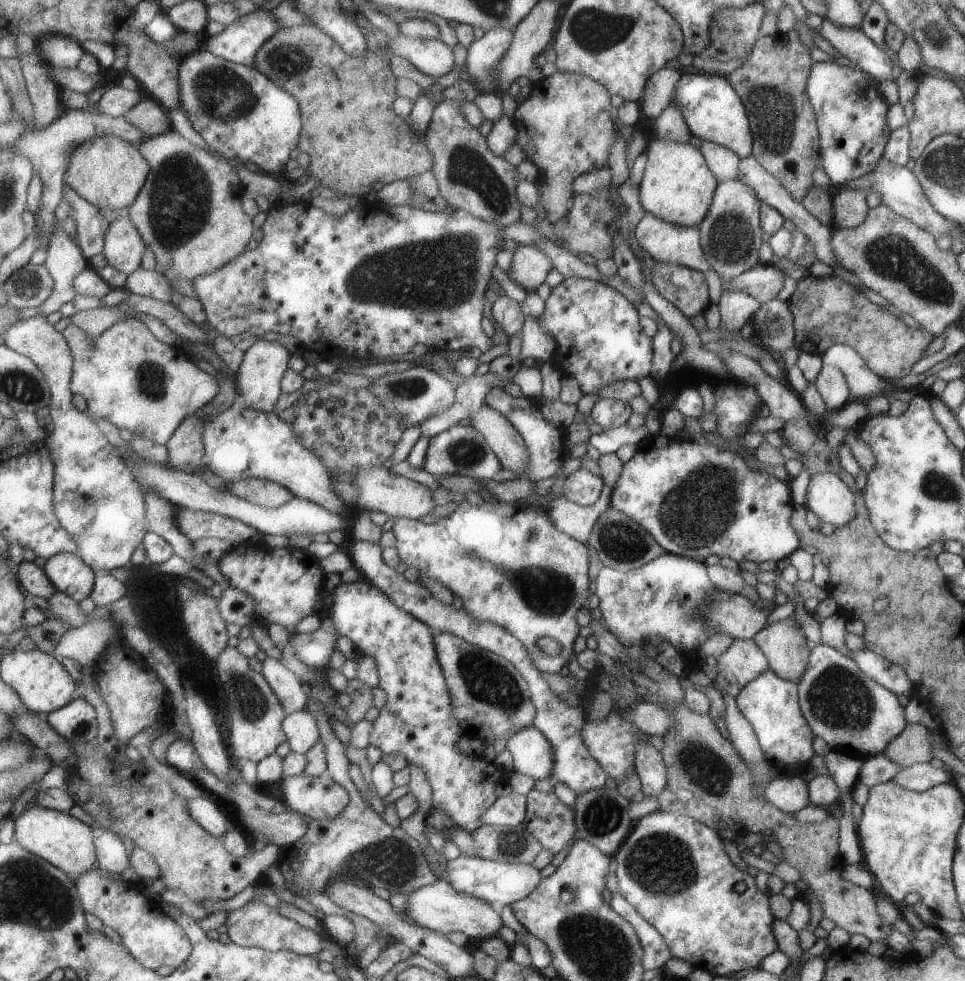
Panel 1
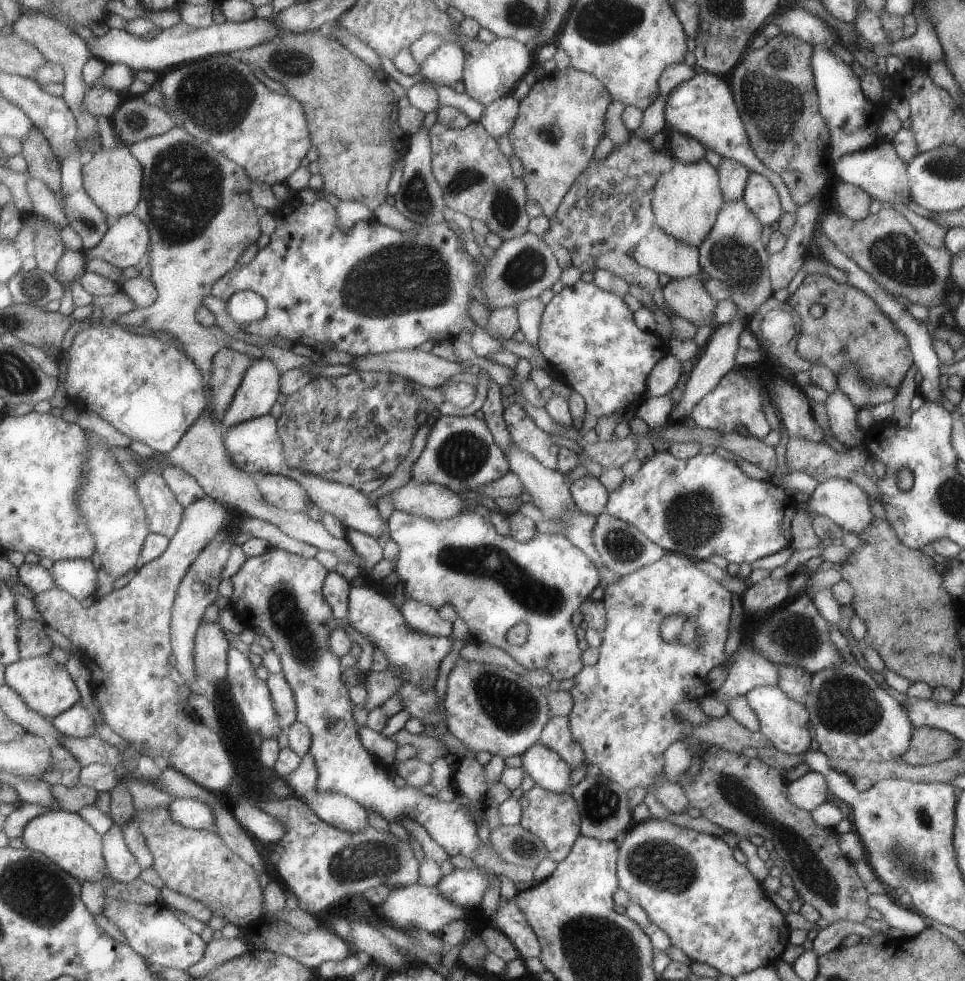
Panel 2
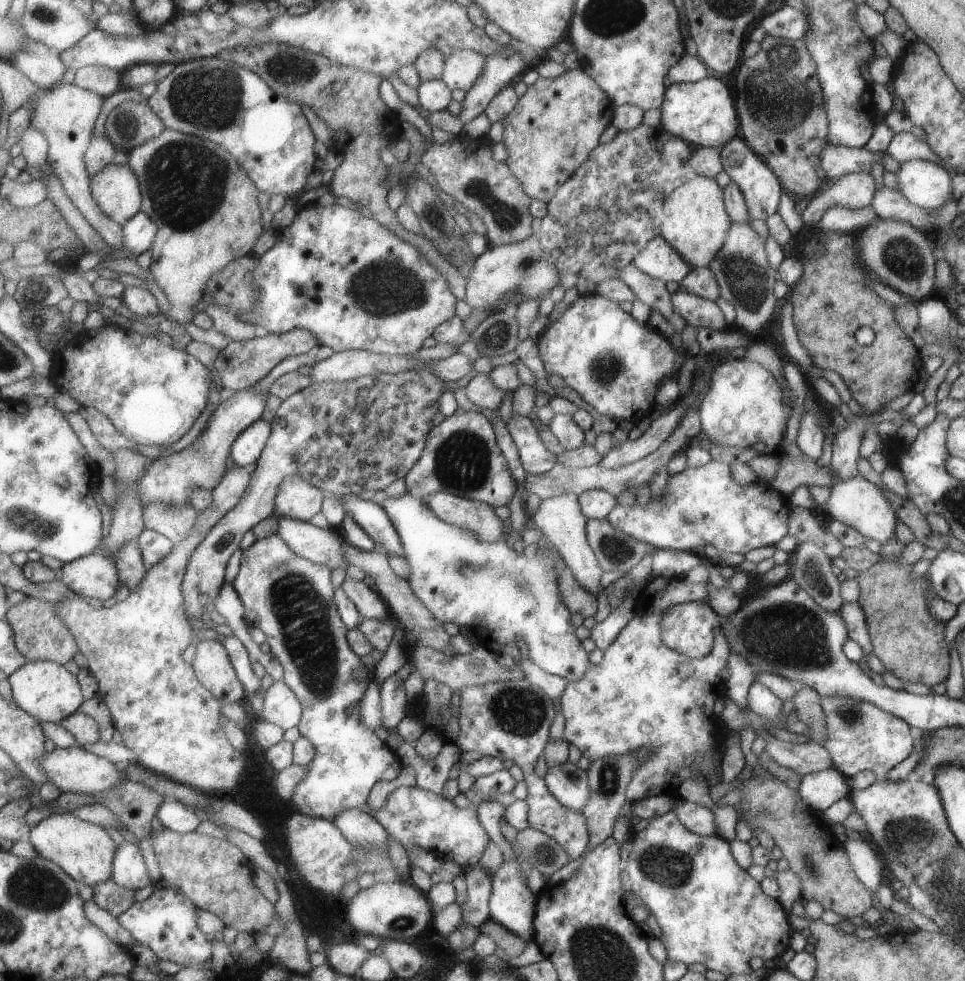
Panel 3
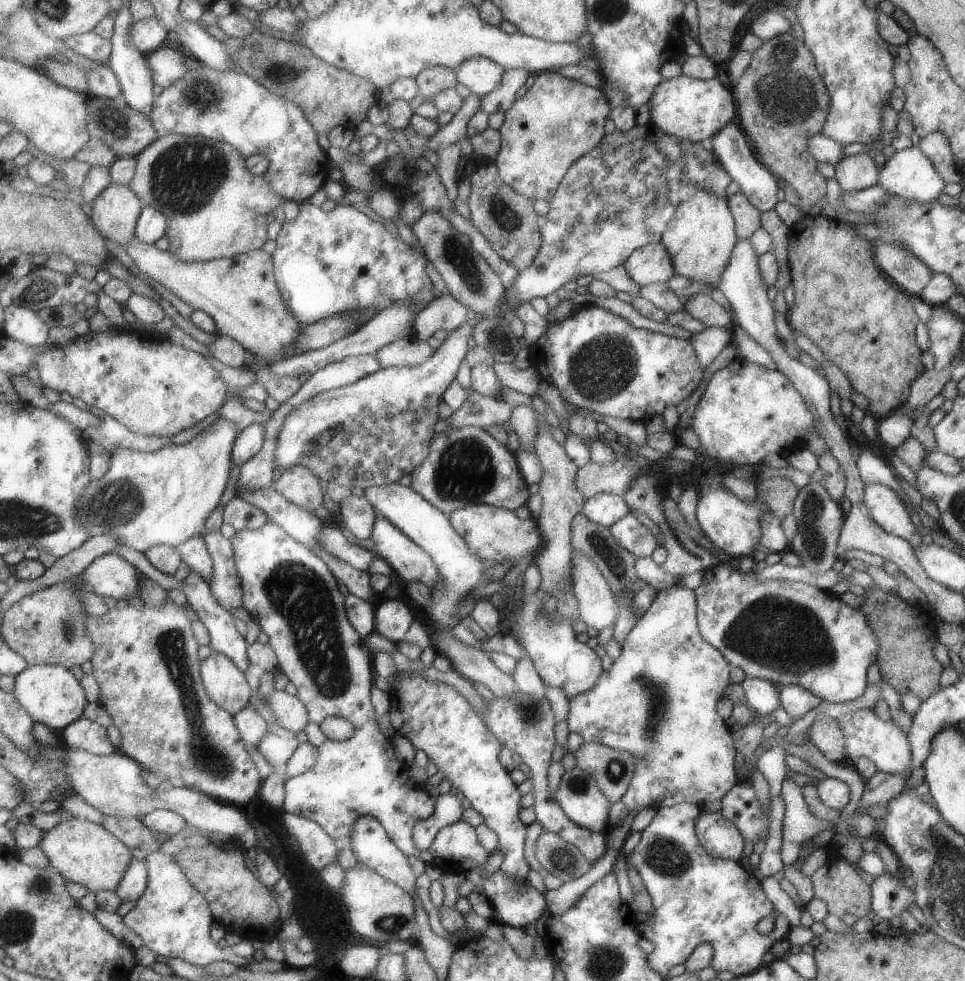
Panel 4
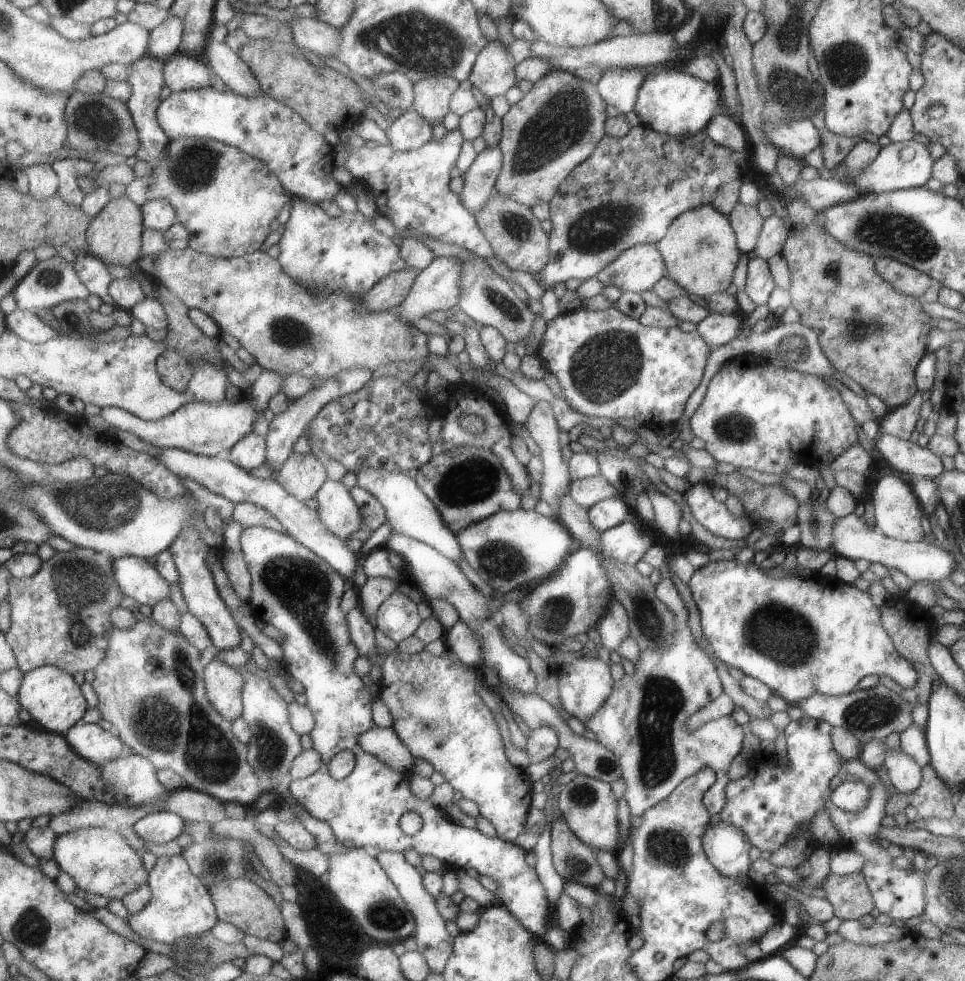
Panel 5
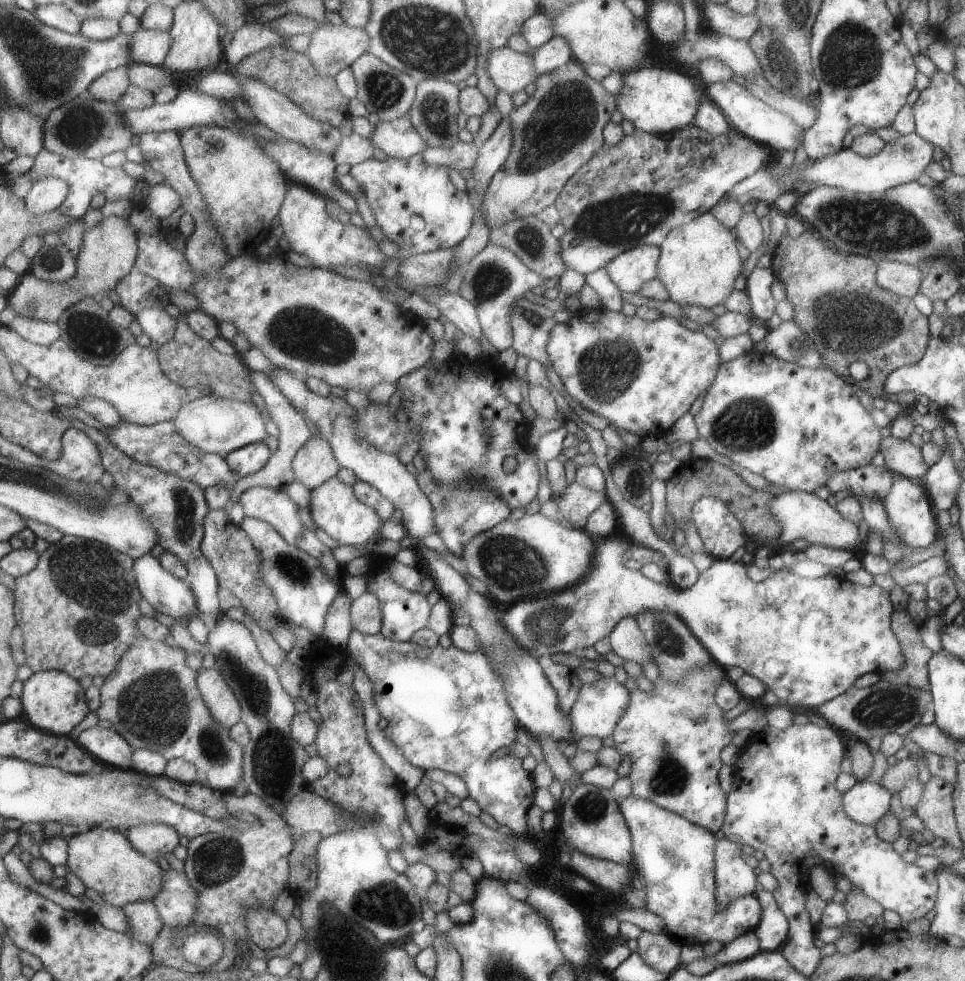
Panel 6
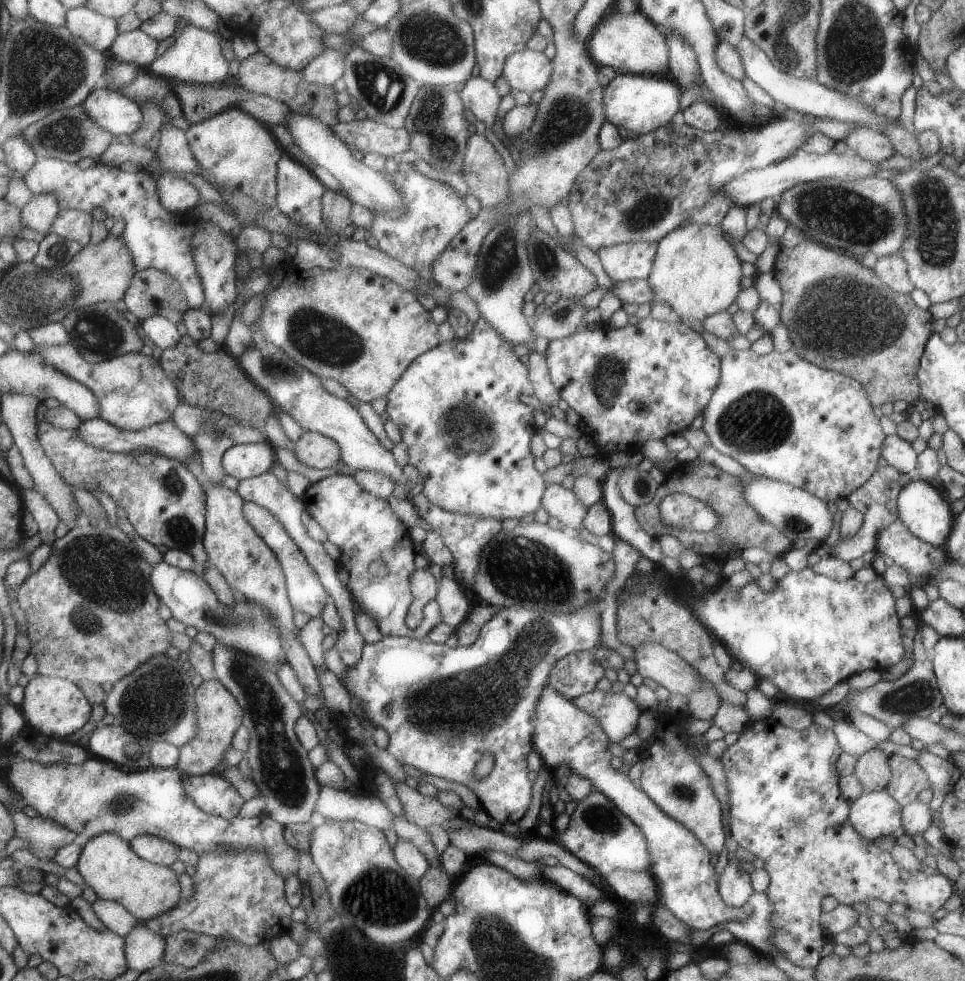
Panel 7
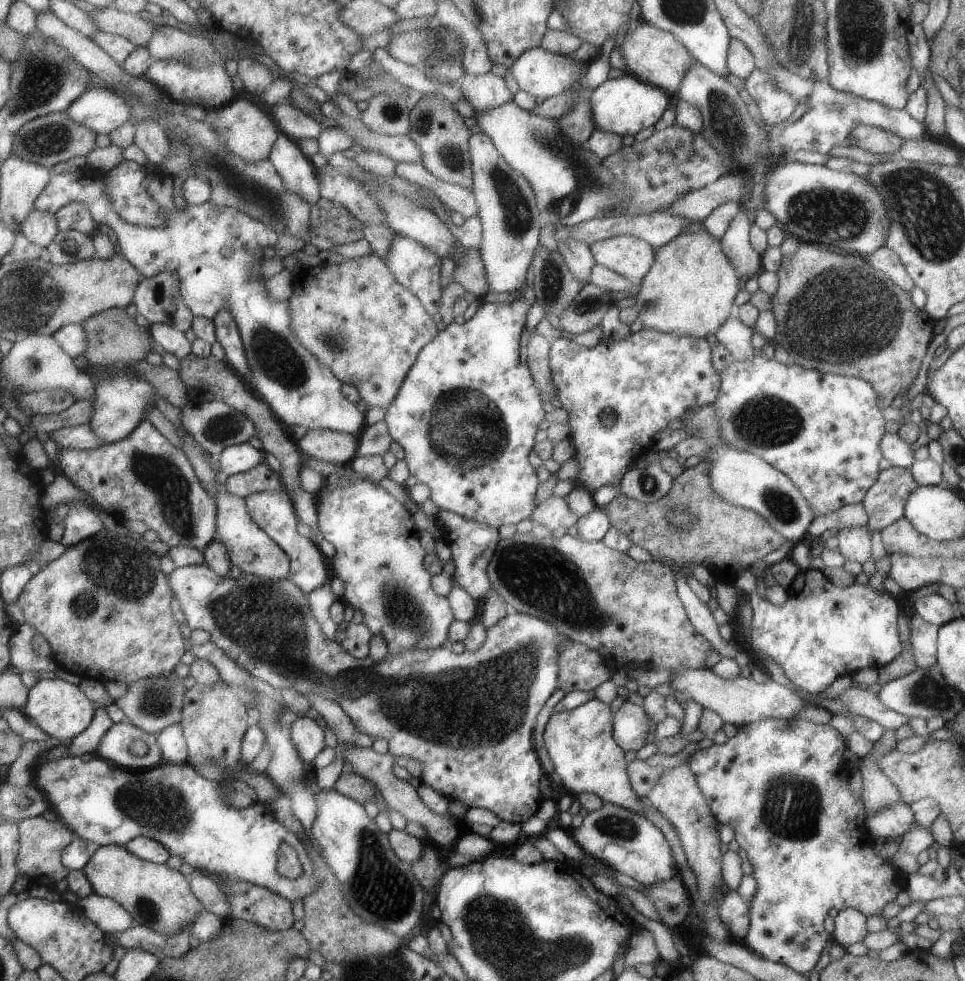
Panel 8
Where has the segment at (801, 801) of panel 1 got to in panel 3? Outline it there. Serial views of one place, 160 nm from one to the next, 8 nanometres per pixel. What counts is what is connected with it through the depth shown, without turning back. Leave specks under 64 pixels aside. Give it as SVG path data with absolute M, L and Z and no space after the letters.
M829 768L803 775L798 793L805 806L818 812L847 797L850 790L849 779L837 769Z

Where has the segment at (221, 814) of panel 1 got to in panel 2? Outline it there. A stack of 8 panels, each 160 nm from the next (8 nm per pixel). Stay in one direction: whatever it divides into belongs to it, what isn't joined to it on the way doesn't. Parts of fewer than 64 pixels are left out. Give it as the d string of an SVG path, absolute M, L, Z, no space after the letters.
M172 799L168 809L172 819L184 827L217 831L212 808L200 800Z

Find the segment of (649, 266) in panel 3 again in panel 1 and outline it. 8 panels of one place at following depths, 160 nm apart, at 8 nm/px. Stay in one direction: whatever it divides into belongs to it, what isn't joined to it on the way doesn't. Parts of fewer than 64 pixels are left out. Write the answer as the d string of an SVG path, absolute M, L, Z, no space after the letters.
M645 213L643 218L634 228L634 242L636 248L641 248L657 263L676 264L688 269L701 272L704 276L711 302L717 302L723 291L720 276L709 266L705 255L701 250L699 242L699 231L697 226L682 227L669 224L651 213Z

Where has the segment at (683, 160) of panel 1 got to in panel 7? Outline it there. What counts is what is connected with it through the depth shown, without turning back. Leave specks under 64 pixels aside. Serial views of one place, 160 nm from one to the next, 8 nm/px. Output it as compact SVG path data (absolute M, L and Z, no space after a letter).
M697 223L677 227L662 236L656 242L653 266L646 278L652 292L652 300L649 304L665 302L672 312L672 318L681 322L693 320L702 322L702 320L716 312L725 311L741 290L739 288L739 281L742 277L741 262L731 245L728 237L720 227Z

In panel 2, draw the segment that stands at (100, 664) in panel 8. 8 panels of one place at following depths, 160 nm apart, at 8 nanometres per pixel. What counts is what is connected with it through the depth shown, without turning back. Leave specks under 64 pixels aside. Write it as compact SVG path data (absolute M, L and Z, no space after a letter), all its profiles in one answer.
M44 619L21 621L18 635L23 659L49 655L54 649L53 640L49 638L45 626L49 626L49 624Z

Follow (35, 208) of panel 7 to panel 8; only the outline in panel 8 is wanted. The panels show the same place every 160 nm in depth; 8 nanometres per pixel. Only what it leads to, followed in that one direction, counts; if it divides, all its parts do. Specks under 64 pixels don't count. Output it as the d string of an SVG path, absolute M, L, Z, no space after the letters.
M35 210L24 220L22 232L31 242L47 248L59 234L56 215L42 210Z

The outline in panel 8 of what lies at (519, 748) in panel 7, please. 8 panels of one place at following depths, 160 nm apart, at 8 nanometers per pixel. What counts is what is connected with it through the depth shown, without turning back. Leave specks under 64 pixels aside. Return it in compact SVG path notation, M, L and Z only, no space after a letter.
M200 564L188 567L179 567L170 576L170 585L174 590L174 596L177 598L182 612L185 614L187 624L193 629L203 629L212 634L212 641L219 645L239 666L247 669L258 681L266 681L273 686L275 691L290 688L309 696L310 693L324 694L332 701L338 702L353 719L356 727L362 733L368 734L372 740L383 738L388 744L388 752L393 756L408 756L421 762L422 771L420 781L430 786L441 796L447 797L448 800L459 800L467 808L479 807L494 812L501 821L515 823L520 825L530 816L534 816L540 805L541 792L539 790L539 780L545 775L541 764L537 759L534 749L533 727L535 716L543 708L545 700L559 688L558 680L558 656L561 646L565 641L571 641L559 634L555 628L541 619L516 613L505 615L498 620L493 626L486 629L486 639L482 645L473 652L463 651L460 654L453 653L447 645L436 649L427 650L408 650L400 653L387 653L385 660L373 662L369 657L364 659L355 658L341 643L337 644L331 640L324 631L322 624L313 614L312 604L309 595L291 578L272 579L269 577L260 577L254 574L241 574L241 577L219 574L213 570L209 564Z

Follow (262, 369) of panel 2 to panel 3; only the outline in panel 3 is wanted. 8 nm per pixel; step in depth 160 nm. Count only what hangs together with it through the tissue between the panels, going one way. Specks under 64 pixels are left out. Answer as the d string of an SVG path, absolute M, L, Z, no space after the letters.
M253 387L237 391L235 396L216 408L203 431L190 445L168 456L152 459L152 463L146 466L146 471L136 486L144 508L145 504L149 503L163 503L168 507L176 505L191 507L192 497L198 489L214 491L219 487L230 466L233 443L242 432L261 419L268 395L255 394Z

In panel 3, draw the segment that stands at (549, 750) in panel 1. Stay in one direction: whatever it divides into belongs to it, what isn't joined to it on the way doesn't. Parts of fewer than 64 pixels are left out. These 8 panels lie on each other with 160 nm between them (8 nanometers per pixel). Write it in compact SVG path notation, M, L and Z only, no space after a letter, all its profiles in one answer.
M568 760L563 764L548 767L544 781L547 790L572 811L581 813L590 799L586 771Z

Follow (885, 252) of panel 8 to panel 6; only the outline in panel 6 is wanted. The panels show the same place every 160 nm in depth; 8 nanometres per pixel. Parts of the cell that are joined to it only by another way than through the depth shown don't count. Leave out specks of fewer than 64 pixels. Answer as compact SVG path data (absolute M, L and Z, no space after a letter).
M880 260L876 263L875 280L885 290L900 297L909 297L918 292L920 272L915 265Z

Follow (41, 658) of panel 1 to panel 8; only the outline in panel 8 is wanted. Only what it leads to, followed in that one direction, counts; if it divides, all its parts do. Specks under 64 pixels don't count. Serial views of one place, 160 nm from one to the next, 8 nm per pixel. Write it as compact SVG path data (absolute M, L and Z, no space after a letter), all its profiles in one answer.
M57 677L55 679L41 679L37 686L30 689L23 711L48 735L63 741L71 740L85 732L95 718L95 709L89 696L79 688L79 685L71 684Z

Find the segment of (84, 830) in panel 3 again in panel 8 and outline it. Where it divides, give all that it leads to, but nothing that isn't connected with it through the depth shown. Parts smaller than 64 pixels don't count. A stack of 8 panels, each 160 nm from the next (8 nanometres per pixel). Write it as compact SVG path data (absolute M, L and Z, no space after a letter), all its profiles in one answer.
M119 845L100 846L84 870L93 883L94 892L104 897L111 897L124 906L134 916L135 925L152 928L155 932L167 936L189 929L203 909L207 910L204 902L196 895L196 892L193 892L189 880L180 871L169 868L166 863L149 862Z

